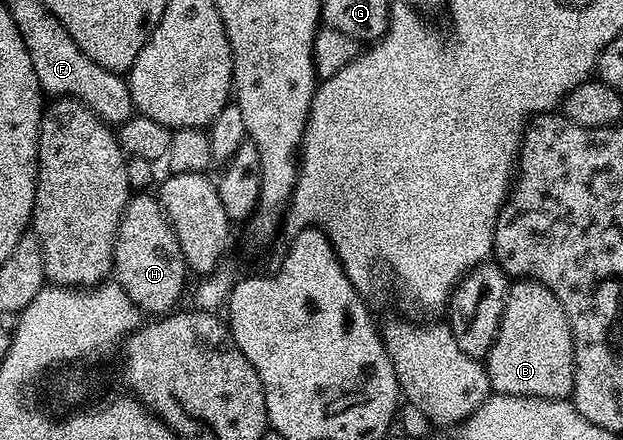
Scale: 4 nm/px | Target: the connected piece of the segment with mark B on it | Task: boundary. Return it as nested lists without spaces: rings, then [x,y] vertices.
[[[534,278],[509,283],[498,335],[484,359],[490,389],[508,396],[569,399],[574,393],[574,337],[556,296]]]

